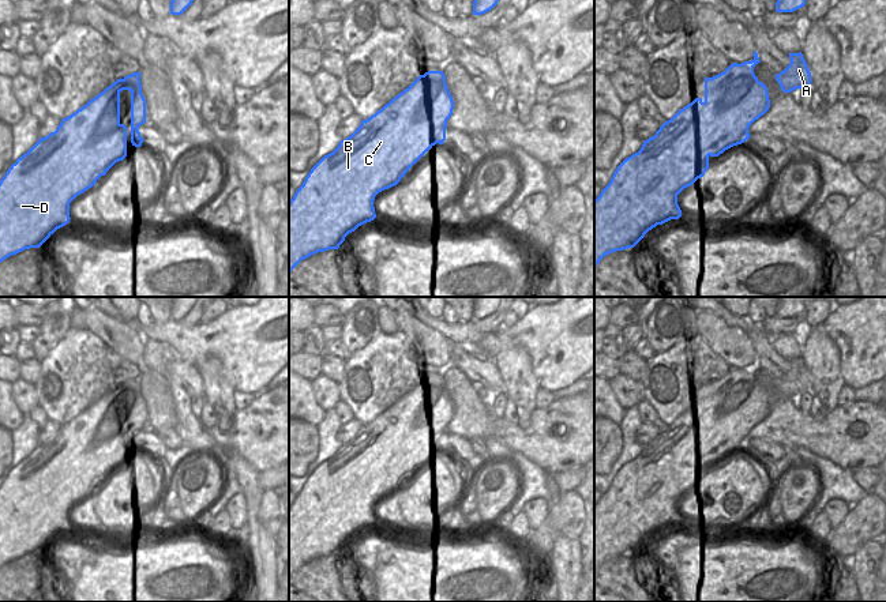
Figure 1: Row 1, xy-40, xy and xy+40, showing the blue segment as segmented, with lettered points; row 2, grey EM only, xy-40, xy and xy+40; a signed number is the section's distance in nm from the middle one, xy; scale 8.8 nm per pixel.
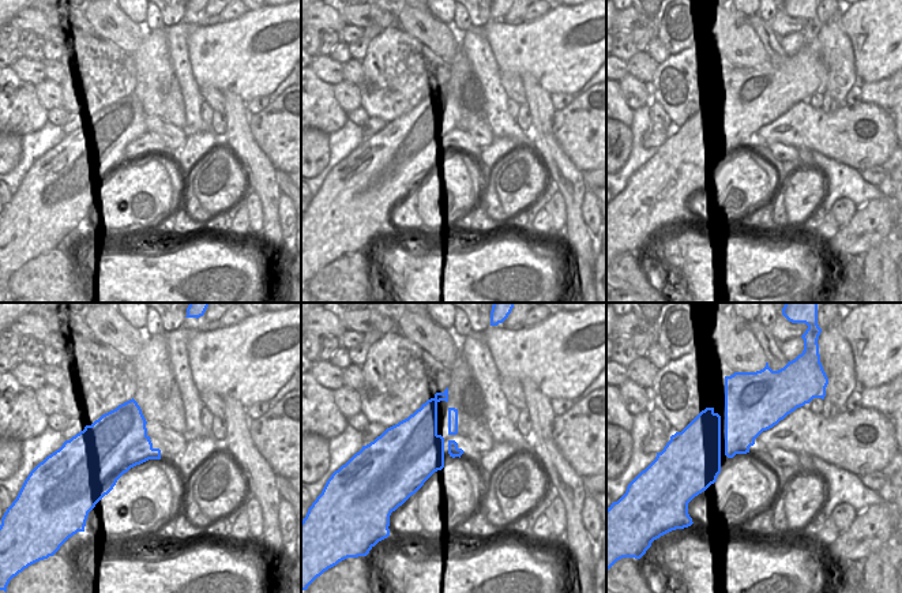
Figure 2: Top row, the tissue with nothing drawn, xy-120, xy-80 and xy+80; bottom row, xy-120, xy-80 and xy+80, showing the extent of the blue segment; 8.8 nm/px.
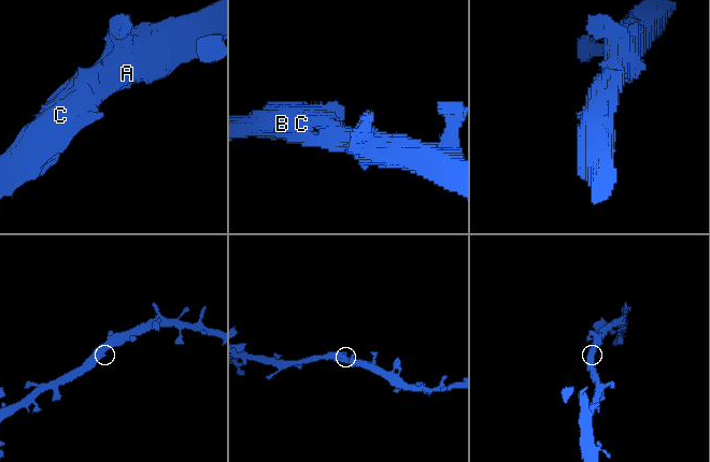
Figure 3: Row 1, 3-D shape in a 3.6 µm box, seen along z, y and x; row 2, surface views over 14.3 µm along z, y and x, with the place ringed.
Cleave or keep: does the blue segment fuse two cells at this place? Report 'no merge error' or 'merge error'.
no merge error

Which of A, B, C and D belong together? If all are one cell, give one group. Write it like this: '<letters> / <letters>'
A B C D

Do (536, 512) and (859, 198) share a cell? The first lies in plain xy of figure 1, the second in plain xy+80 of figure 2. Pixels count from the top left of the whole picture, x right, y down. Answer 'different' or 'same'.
different

